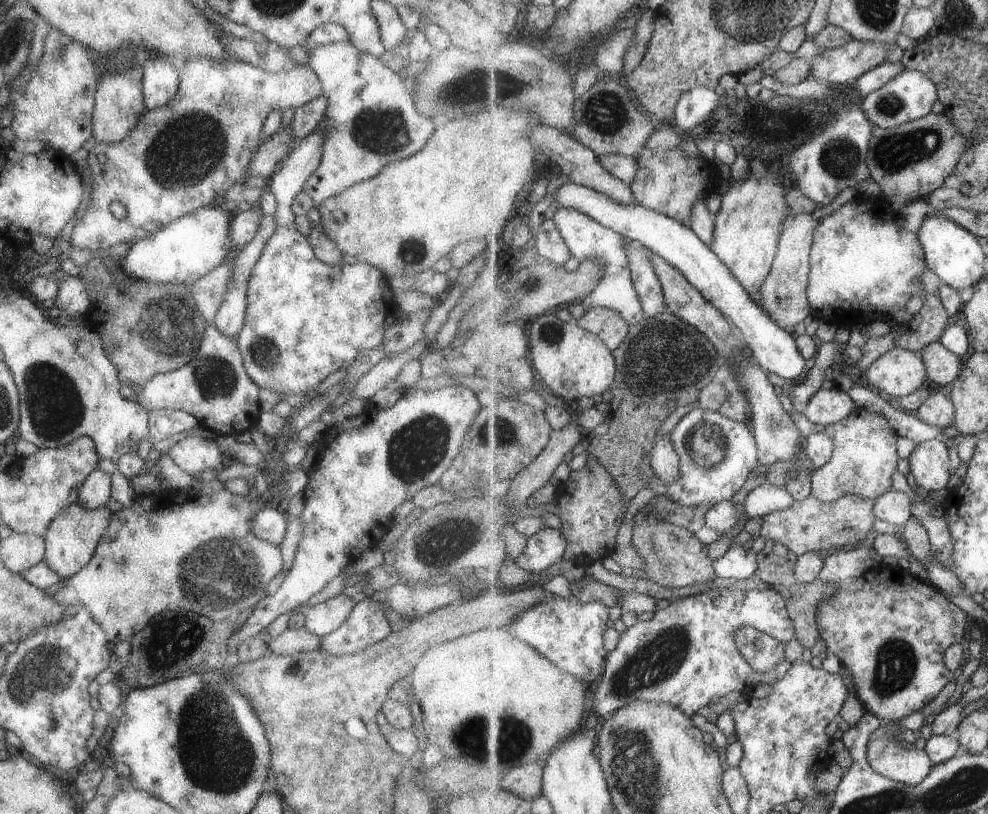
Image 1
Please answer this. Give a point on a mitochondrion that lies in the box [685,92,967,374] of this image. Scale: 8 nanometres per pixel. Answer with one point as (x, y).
(894, 153)

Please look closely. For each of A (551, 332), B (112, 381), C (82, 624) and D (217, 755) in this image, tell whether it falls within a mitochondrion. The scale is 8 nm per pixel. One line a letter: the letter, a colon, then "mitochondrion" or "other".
A: mitochondrion
B: other
C: other
D: mitochondrion

